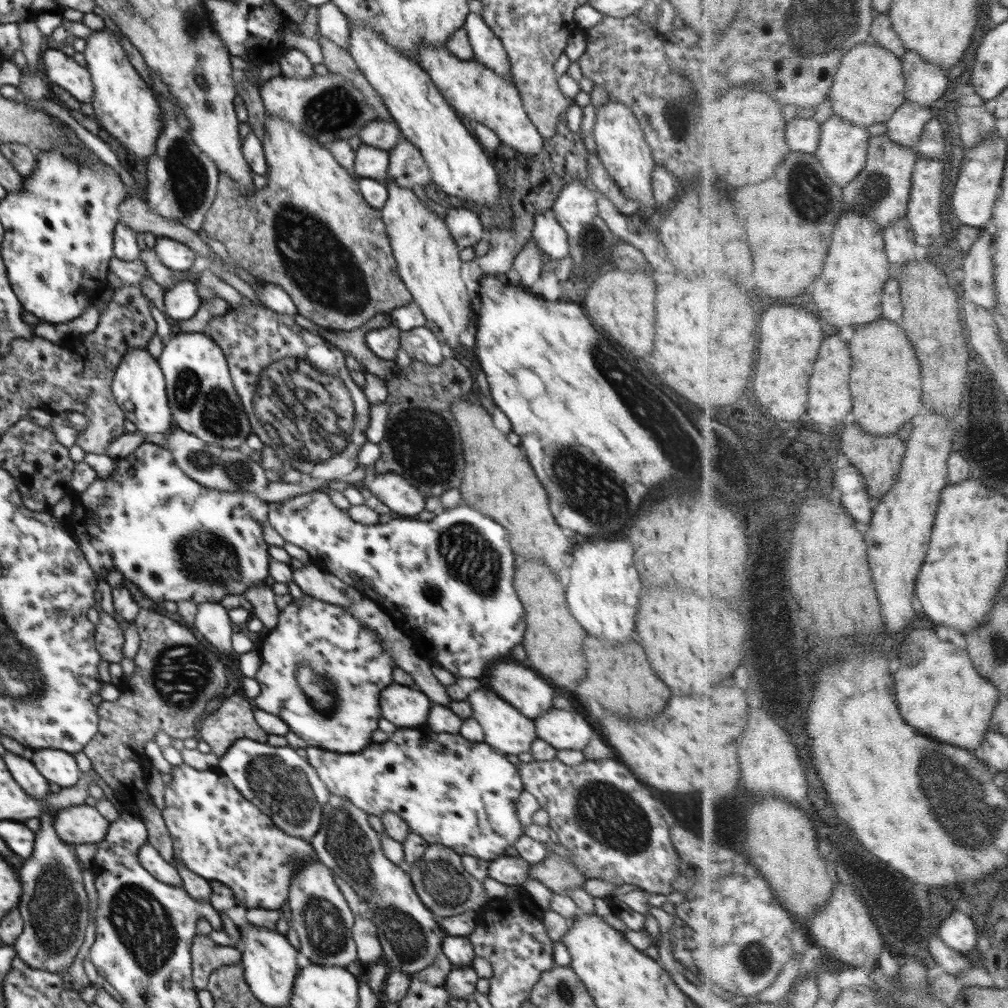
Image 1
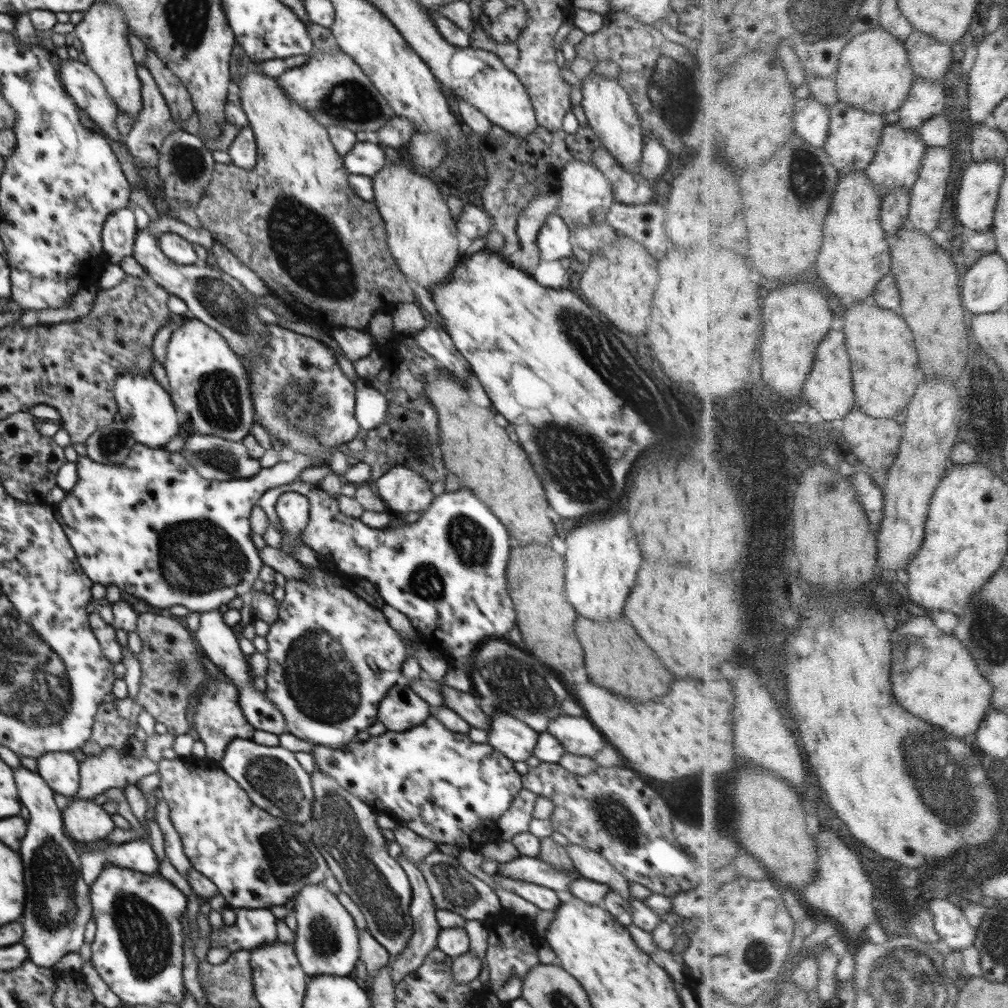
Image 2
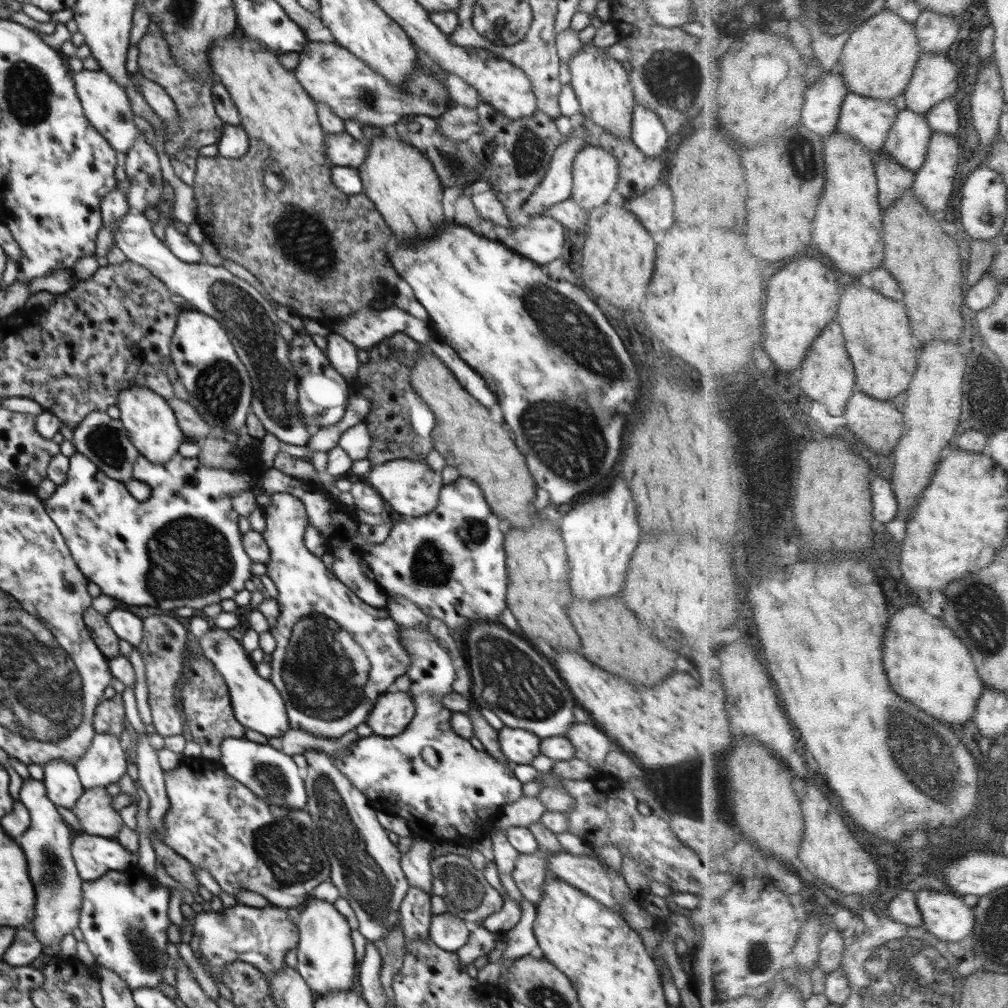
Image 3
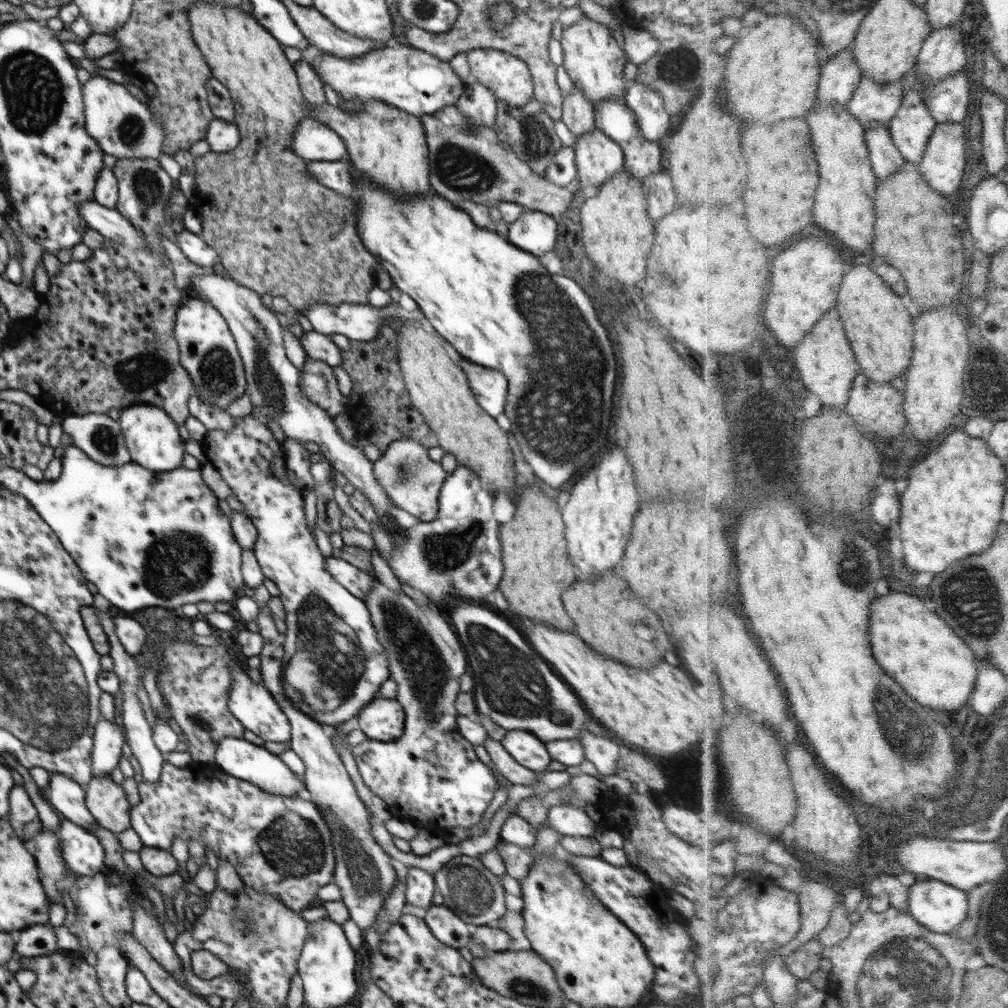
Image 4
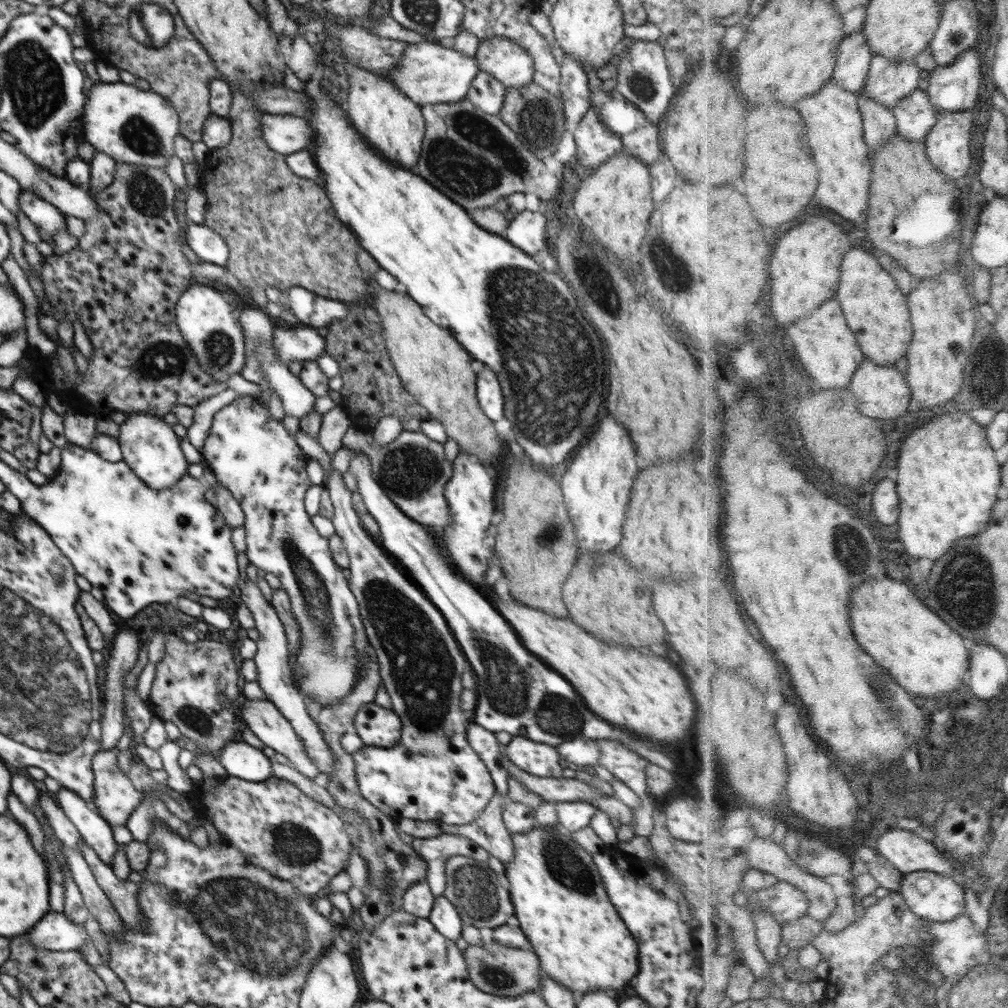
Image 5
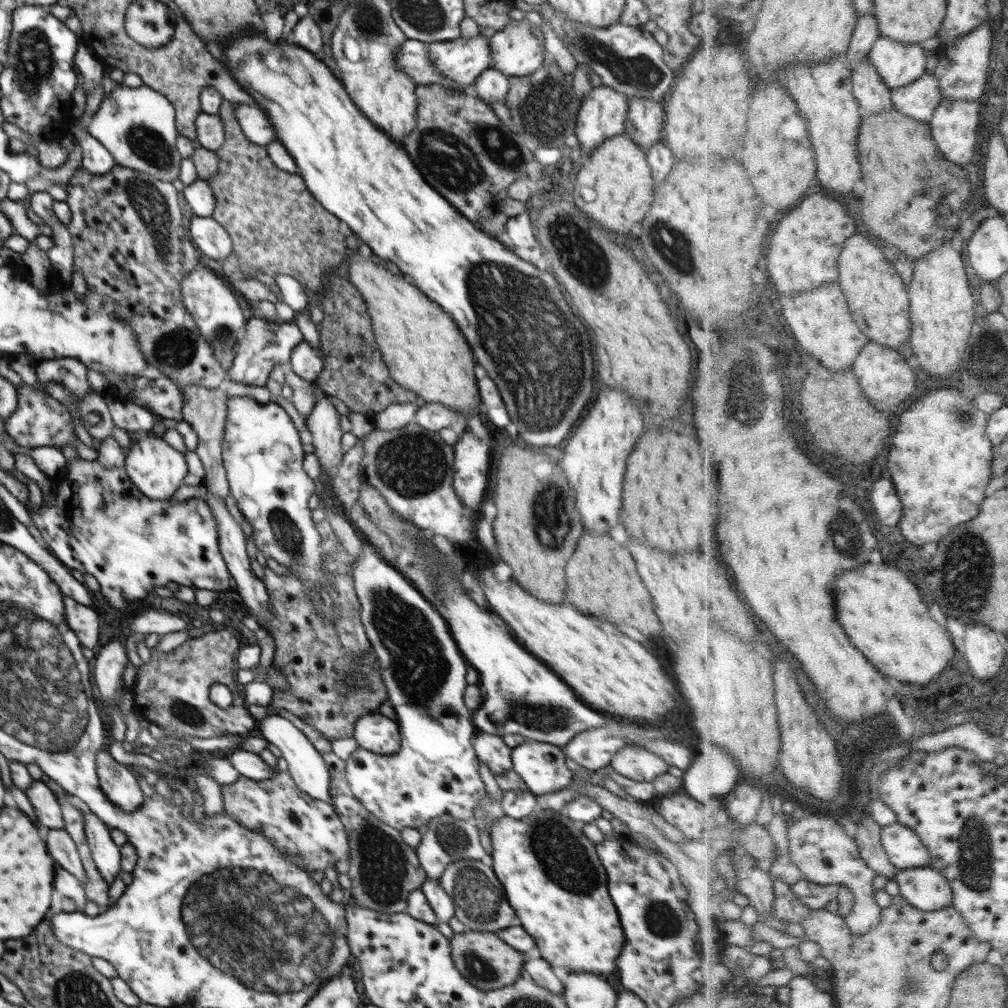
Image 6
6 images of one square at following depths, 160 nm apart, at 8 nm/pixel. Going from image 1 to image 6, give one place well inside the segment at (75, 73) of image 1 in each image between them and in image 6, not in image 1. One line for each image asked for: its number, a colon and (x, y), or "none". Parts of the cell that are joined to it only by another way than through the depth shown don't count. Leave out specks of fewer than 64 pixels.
2: (81, 83)
3: (105, 104)
4: (123, 126)
5: (132, 126)
6: (137, 125)

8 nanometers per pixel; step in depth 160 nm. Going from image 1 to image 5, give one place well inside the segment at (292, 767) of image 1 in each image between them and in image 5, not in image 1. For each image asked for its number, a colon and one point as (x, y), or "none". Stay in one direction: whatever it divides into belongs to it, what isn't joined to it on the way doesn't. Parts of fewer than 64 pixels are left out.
2: (271, 776)
3: (267, 772)
4: (240, 758)
5: (240, 759)

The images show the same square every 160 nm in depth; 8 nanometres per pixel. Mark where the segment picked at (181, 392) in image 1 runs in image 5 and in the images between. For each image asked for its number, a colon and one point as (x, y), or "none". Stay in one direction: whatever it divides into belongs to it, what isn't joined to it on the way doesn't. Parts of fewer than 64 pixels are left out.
2: (209, 385)
3: (219, 387)
4: (208, 351)
5: (206, 320)

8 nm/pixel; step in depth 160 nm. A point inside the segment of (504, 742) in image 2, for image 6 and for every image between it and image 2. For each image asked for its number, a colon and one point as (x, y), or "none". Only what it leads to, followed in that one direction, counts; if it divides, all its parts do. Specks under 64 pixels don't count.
3: (518, 745)
4: (530, 752)
5: (539, 759)
6: (542, 766)

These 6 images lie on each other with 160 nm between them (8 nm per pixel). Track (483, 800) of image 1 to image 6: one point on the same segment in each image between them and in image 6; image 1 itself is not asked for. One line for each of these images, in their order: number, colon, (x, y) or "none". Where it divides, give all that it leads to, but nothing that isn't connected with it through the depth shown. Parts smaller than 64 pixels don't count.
2: (429, 773)
3: (468, 785)
4: (425, 659)
5: (432, 774)
6: (435, 772)

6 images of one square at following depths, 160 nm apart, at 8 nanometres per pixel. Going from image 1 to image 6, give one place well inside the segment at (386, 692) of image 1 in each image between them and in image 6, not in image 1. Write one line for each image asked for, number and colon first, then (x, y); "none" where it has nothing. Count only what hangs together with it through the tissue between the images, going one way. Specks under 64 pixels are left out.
2: (401, 709)
3: (393, 713)
4: (383, 720)
5: (377, 726)
6: (375, 732)

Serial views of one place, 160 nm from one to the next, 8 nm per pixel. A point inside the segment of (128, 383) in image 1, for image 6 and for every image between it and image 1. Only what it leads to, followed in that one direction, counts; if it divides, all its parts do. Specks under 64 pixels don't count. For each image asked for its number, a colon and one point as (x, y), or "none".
2: (147, 409)
3: (151, 425)
4: (152, 437)
5: (150, 447)
6: (158, 470)

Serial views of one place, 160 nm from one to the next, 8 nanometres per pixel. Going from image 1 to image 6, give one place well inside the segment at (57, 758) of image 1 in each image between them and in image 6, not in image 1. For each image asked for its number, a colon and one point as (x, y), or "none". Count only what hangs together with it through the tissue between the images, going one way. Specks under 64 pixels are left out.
2: (60, 770)
3: (64, 788)
4: (67, 797)
5: (95, 831)
6: (107, 857)

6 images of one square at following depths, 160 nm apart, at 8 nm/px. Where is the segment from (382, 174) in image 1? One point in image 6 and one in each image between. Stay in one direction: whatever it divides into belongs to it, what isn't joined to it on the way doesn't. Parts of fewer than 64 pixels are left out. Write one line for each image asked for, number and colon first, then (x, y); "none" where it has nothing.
2: (364, 158)
3: (342, 150)
4: (312, 141)
5: (286, 134)
6: (255, 123)

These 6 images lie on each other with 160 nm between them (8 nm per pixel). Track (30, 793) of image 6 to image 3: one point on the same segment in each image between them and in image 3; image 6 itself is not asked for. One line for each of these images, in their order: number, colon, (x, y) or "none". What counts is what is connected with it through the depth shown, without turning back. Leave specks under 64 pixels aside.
3: (94, 856)
4: (84, 854)
5: (64, 830)

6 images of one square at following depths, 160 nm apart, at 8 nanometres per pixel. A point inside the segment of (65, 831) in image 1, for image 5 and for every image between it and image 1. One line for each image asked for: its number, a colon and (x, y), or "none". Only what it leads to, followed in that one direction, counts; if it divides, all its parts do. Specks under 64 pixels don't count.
2: (84, 820)
3: (96, 816)
4: (105, 799)
5: (115, 798)

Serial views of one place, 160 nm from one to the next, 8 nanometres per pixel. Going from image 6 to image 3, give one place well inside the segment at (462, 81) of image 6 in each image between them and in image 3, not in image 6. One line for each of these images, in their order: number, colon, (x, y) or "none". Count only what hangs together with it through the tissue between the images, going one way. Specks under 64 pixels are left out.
3: (330, 74)
4: (406, 78)
5: (428, 73)

